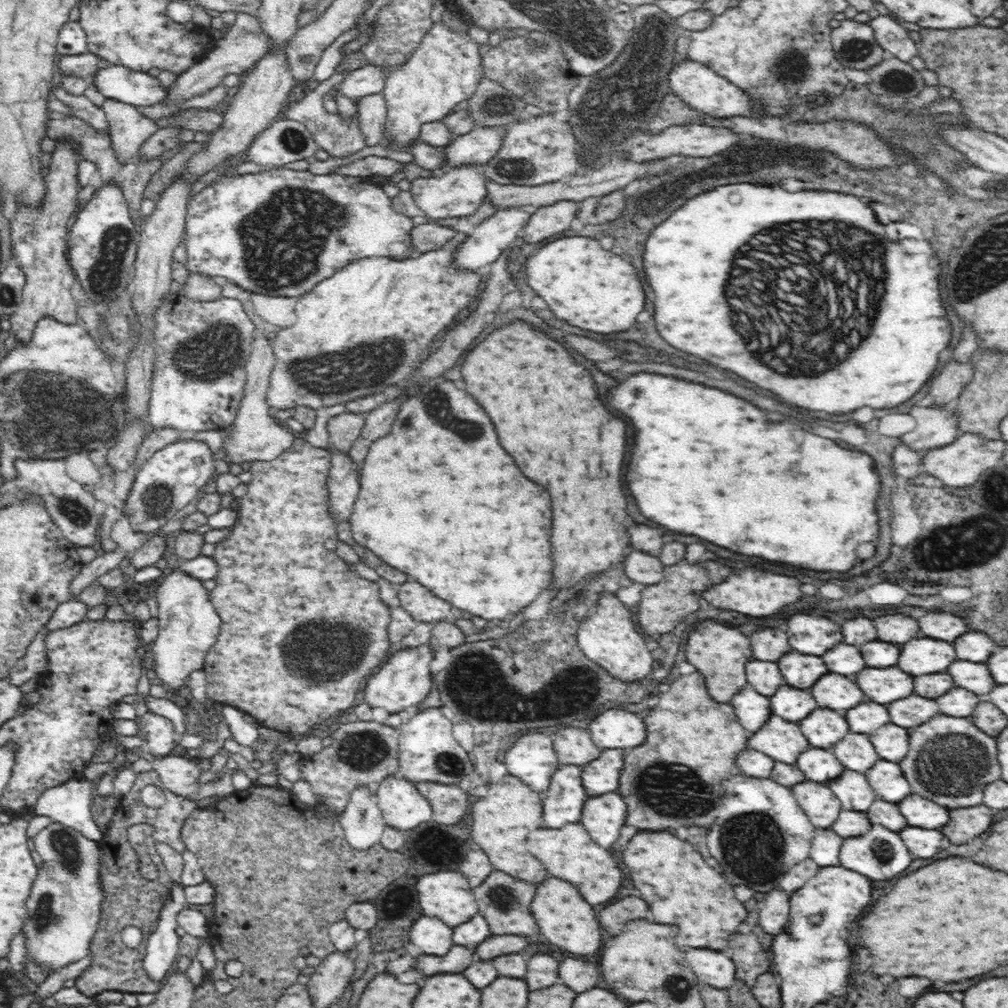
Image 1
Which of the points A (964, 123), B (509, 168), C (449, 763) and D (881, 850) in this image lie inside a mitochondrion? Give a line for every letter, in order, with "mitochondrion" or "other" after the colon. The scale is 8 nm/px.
A: other
B: mitochondrion
C: mitochondrion
D: mitochondrion

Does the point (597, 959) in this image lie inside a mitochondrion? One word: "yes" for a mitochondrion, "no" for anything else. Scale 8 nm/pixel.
no

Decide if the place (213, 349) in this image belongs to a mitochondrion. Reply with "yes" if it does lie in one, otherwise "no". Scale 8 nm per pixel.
yes

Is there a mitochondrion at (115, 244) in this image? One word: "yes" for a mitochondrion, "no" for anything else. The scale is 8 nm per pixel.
yes

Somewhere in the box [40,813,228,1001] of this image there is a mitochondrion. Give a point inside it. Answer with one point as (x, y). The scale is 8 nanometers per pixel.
(68, 854)

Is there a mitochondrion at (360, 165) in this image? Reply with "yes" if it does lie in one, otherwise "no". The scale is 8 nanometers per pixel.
no

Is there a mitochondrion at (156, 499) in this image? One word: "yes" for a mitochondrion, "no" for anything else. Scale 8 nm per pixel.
yes

